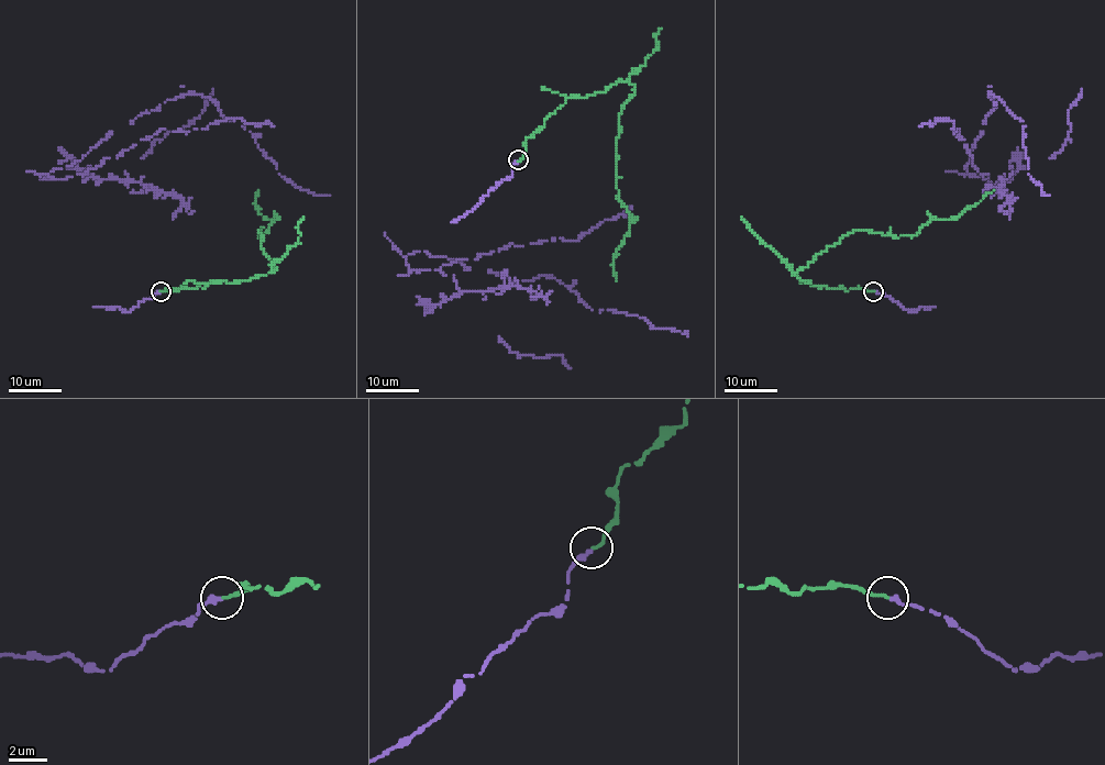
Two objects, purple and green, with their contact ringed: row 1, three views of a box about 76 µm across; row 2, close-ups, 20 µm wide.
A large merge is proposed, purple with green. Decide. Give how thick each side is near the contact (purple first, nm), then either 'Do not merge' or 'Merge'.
Thickness 320 nm (purple) against 160 nm. Merge

